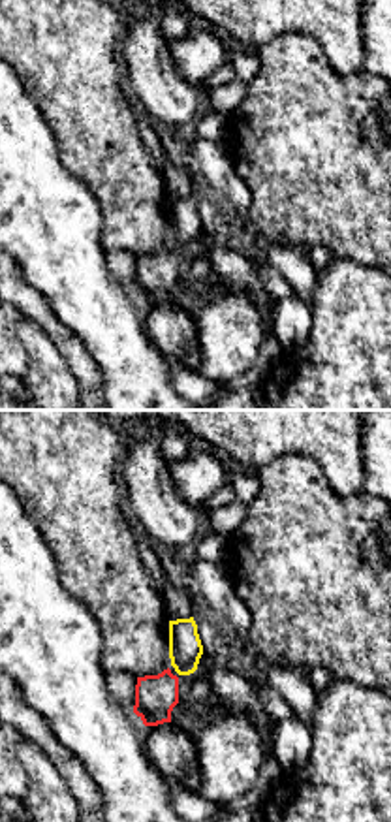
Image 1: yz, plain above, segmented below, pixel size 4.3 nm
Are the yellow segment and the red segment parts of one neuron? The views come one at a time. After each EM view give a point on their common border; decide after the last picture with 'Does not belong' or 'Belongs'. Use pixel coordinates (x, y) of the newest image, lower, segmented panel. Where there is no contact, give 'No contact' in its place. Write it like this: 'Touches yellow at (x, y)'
No contact

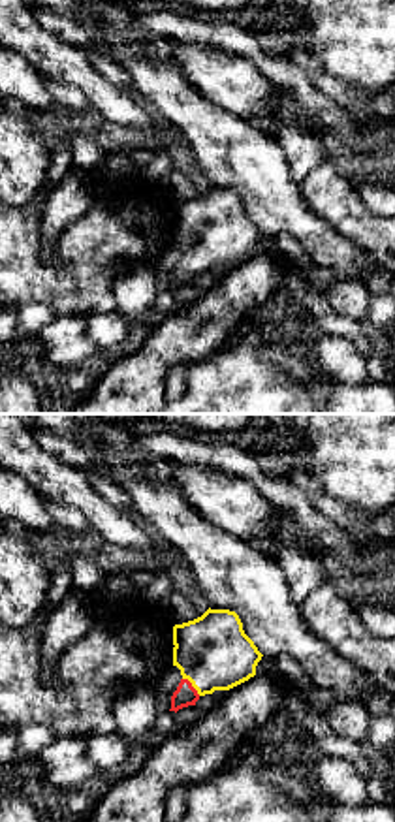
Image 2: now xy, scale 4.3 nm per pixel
Touches yellow at (192, 685)

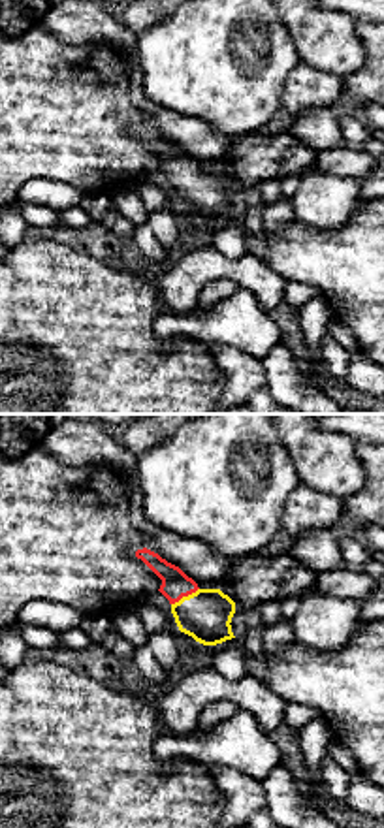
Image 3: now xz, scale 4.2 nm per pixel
Touches yellow at (185, 597)

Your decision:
Belongs

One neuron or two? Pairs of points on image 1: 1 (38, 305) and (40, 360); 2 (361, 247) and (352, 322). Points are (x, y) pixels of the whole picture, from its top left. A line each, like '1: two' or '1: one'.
1: two
2: two

